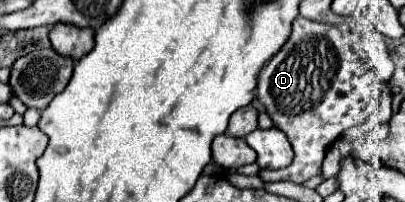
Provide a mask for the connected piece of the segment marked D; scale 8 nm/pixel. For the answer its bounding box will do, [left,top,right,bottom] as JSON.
[256,16,386,184]

